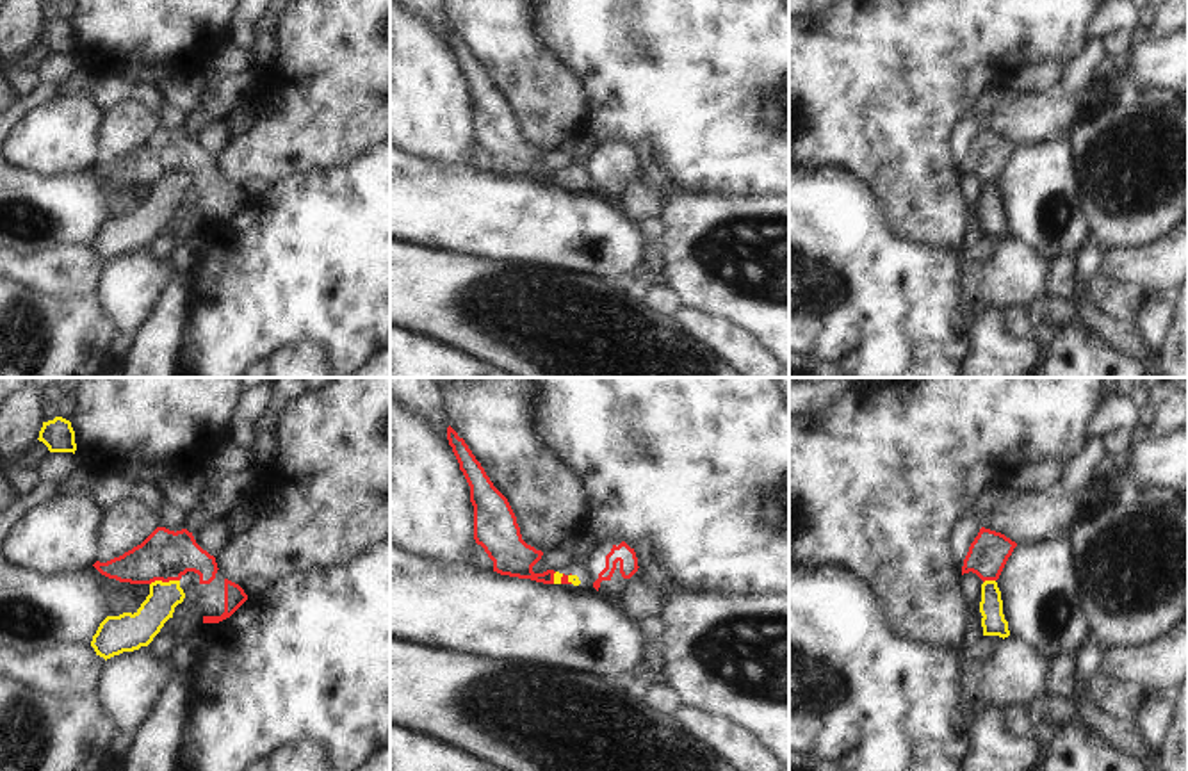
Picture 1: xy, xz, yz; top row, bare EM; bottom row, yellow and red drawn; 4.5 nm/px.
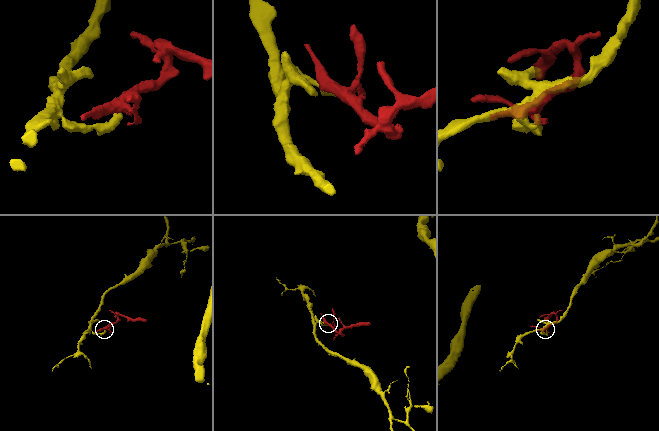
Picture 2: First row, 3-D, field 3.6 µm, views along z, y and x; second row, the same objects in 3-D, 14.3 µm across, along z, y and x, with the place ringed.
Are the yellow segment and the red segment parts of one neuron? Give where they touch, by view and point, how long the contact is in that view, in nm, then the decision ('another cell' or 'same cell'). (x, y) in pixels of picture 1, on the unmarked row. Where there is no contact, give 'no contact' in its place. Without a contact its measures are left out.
contact xy (164, 184); length 140 nm; another cell

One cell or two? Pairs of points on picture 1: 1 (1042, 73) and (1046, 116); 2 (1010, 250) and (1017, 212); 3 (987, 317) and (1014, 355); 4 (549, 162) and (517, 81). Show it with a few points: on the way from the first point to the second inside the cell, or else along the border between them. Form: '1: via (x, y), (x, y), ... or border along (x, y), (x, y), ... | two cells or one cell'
1: border along (1055, 88), (1023, 93) | two cells
2: border along (1010, 235), (1049, 257) | two cells
3: via (987, 326), (1005, 346) | one cell
4: border along (561, 148), (544, 155) | two cells

